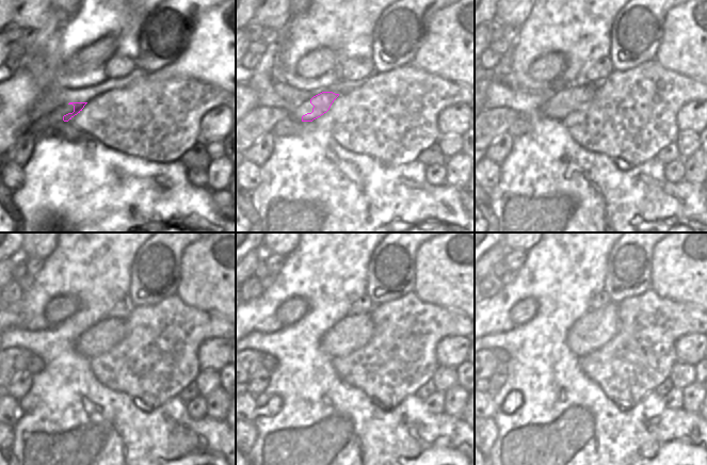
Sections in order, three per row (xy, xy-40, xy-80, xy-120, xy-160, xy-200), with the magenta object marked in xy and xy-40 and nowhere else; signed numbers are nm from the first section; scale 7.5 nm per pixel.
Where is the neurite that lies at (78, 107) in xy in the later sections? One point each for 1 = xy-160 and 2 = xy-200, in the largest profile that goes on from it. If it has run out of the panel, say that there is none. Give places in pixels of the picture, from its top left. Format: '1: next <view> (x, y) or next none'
1: next xy-160 (351, 333)
2: next xy-200 (592, 331)

